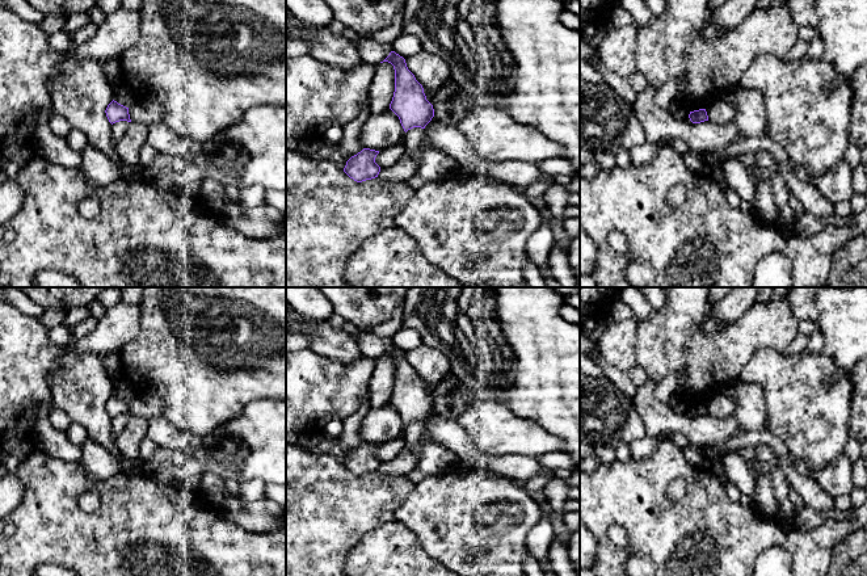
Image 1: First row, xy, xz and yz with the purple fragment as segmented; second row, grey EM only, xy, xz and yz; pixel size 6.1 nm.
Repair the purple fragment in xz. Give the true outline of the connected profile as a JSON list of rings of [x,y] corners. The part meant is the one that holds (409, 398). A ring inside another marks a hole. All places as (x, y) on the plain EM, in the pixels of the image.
[[[395,345],[383,356],[391,357],[395,363],[395,386],[390,403],[399,411],[405,426],[413,421],[425,422],[434,411],[434,403],[426,394],[422,379],[408,363],[405,353]]]

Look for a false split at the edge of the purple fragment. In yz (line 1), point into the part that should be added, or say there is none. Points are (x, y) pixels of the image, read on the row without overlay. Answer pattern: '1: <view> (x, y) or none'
1: none

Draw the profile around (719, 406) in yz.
[[[721,392],[711,396],[707,400],[706,405],[708,409],[708,415],[719,419],[733,416],[737,407],[735,400],[732,400]]]

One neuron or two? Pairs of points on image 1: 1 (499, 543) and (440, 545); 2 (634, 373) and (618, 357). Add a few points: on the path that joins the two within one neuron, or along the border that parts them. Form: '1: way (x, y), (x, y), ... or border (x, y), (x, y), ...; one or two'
1: way (484, 545), (454, 545); one
2: border (636, 364), (627, 373); two

